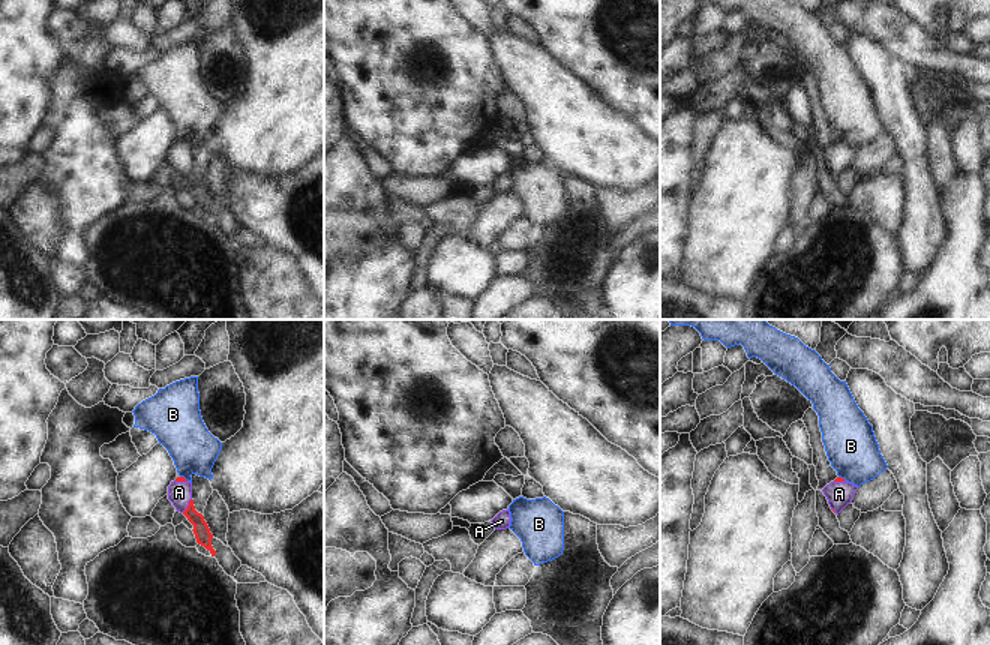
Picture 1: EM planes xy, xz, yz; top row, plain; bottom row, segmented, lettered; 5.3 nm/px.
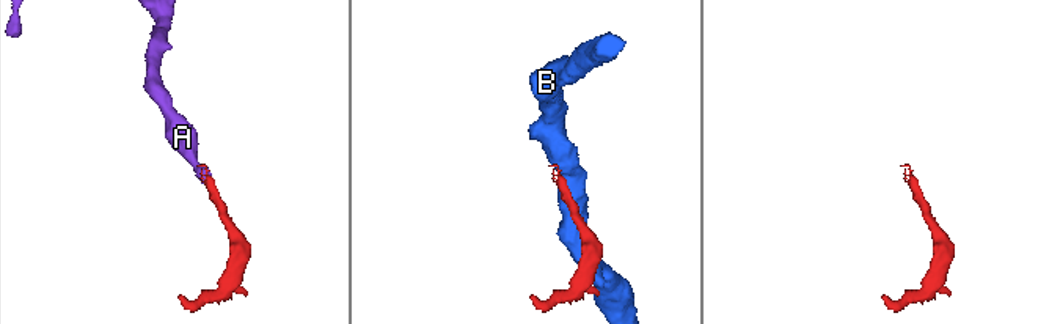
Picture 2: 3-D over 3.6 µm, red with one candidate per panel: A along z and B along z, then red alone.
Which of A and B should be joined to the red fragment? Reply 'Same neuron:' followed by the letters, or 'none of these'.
Same neuron: A.

